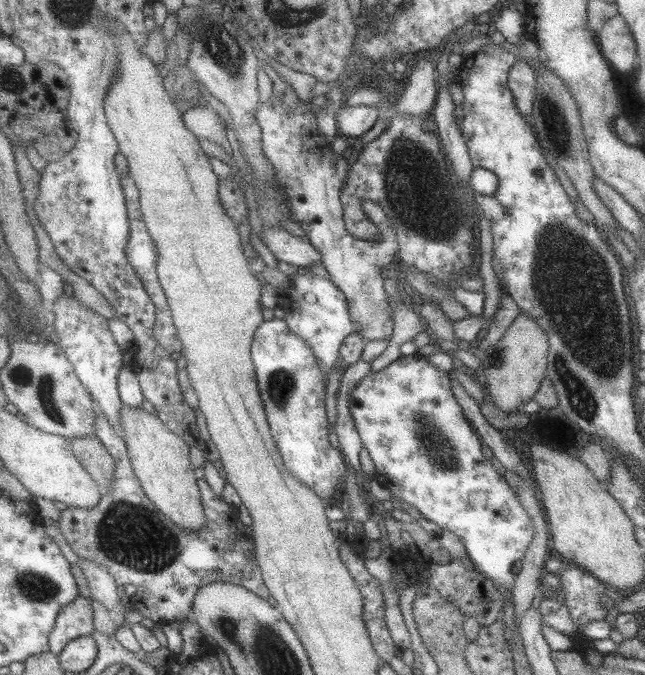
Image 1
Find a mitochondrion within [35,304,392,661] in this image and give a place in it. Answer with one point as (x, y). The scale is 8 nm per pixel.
(129, 534)

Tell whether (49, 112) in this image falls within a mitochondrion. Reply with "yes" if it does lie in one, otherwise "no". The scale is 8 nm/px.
no

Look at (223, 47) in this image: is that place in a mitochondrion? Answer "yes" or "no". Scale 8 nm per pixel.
yes

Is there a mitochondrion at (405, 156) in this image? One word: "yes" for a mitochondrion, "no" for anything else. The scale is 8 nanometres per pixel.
yes

